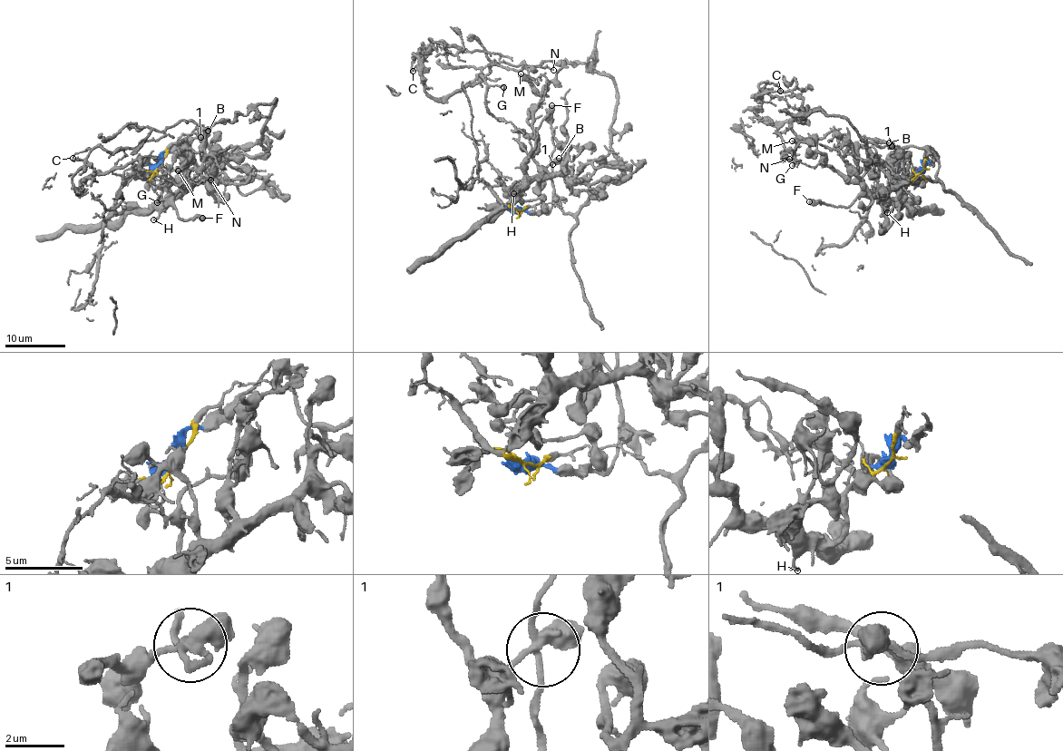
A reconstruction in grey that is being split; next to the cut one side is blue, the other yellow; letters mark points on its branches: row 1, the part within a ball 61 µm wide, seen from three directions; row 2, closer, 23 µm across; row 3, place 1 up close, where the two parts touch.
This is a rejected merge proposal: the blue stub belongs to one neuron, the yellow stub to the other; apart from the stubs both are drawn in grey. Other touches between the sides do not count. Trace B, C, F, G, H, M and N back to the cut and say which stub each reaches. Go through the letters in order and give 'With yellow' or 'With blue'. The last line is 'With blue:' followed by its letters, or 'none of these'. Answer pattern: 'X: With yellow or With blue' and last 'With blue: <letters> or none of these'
B: With yellow
C: With yellow
F: With yellow
G: With yellow
H: With yellow
M: With yellow
N: With yellow
With blue: none of these

